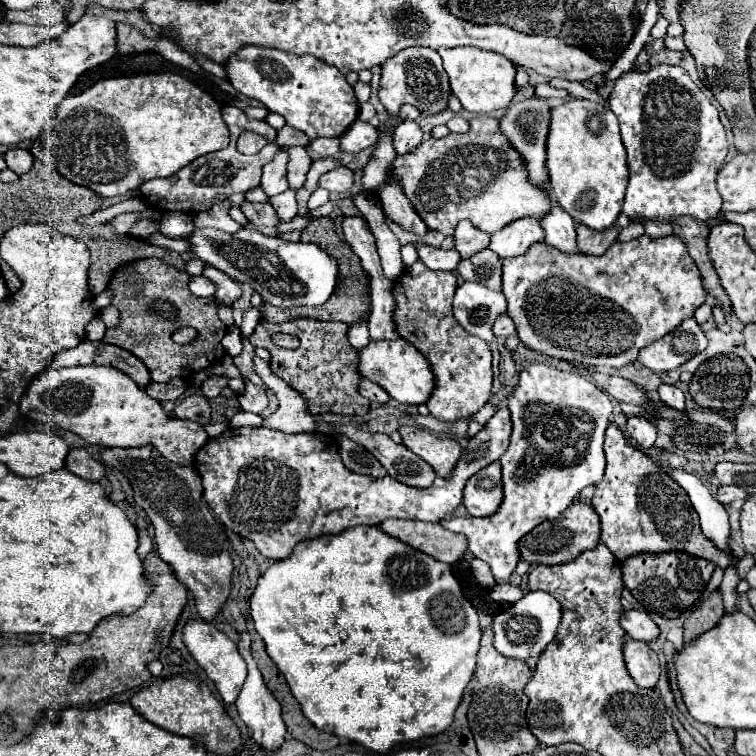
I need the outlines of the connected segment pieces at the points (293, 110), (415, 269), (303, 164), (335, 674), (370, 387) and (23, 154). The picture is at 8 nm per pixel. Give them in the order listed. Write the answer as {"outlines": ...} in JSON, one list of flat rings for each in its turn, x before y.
{"outlines":[[[244,46,232,58,228,58,224,62,224,68,226,68,230,84,240,94,254,98,254,100,260,100,270,112,284,116,288,126,292,126,300,132,306,132,310,138,340,136,358,116,358,100,354,96,352,86,348,86,346,78,338,72,338,68,332,68,332,66,316,60,316,56,310,56,310,54,296,56,296,54,288,54,284,50,276,50,276,48]],[[416,260,412,266,404,268,392,290,396,298,396,332,424,354,434,374,434,390,426,406,432,416,448,422,470,418,478,412,488,402,492,388,492,354,488,344,482,338,468,334,452,316,456,288,456,272,434,272,424,266,422,260]],[[304,146,288,148,288,154,290,154,290,160,288,160,288,184,290,184,290,190,298,192,306,182,306,172,308,172,308,168,312,164,312,158,308,156]],[[356,526,348,528,334,536,318,536,312,540,304,540,294,546,292,554,284,560,274,562,256,584,256,590,250,598,250,614,254,620,256,632,262,636,266,644,266,652,272,662,284,674,294,698,300,702,304,716,322,732,330,732,334,736,344,736,352,742,358,742,374,752,388,752,394,744,404,740,418,740,422,736,432,736,444,732,454,718,454,710,460,704,462,692,468,686,474,668,476,668,476,652,480,642,480,624,478,612,464,598,460,582,452,574,450,566,434,560,428,554,396,540,390,534,384,534,380,526]],[[362,380,362,382,358,384,358,392,360,392,364,398,368,398,370,402,380,402,380,404,384,404,384,402,390,400,390,396,388,396,378,384,374,384,374,382,370,382,370,380]],[[20,148,8,150,4,158,6,158,6,162,8,162,8,168,10,168,12,172,16,172,18,176,20,176,20,174,26,174,26,172,32,168,32,162,34,162,32,154,30,154,28,150,20,150]]]}

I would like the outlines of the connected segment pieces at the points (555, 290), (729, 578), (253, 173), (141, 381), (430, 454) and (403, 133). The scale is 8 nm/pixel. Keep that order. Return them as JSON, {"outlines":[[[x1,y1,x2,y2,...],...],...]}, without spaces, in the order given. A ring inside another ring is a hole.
{"outlines":[[[642,234,640,238,634,238,632,242,614,242,606,254,602,256,586,256,586,254,576,254,576,256,568,256,556,248,552,248,550,244,534,244,524,256,518,256,516,260,504,260,502,262,502,292,508,300,508,316,512,318,512,322,516,324,516,332,518,338,522,340,522,344,534,352,558,358,558,360,566,360,566,362,574,362,574,364,588,364,588,366,612,366,612,368,622,368,630,362,636,360,638,350,660,340,664,334,672,332,682,320,692,318,696,308,700,304,704,304,706,300,706,290,702,286,702,276,700,270,696,268,696,262,690,258,690,254,686,252,686,244,676,236,662,236,662,238,652,238,648,234]],[[730,566,730,568,726,568,724,570,724,580,722,580,722,584,720,584,720,592,722,592,722,598,724,598,724,608,726,608,726,612,732,612,734,608,736,608,736,592,734,592,734,588,736,588,736,584,738,584,738,574,736,574,736,570,734,570,734,566]],[[224,106,222,114,224,114,224,122,230,128,230,144,224,150,218,150,218,152,196,158,194,162,190,162,188,166,184,166,182,170,178,170,176,174,172,174,168,178,154,178,154,180,148,180,148,182,140,184,138,194,150,206,154,206,158,210,184,210,184,212,190,212,190,214,198,214,198,212,208,210,210,206,214,206,216,202,220,202,220,200,224,200,232,194,244,194,244,192,248,192,248,190,252,190,260,184,262,166,266,162,270,162,280,150,280,146,276,144,278,130,272,128,266,120,248,118,244,114,244,110,236,108,236,106],[244,130,254,130,268,140,268,144,254,156,244,156,236,150,236,140]],[[84,340,76,348,62,350,54,356,52,368,66,368,66,366,88,366,88,364,102,364,112,366,124,374,128,374,140,388,146,388,150,382,148,368,124,348,106,344,106,342,90,342]],[[400,428,402,440,416,456,426,460,438,476,450,476,456,460,462,454,462,448,452,438,438,438,424,428]],[[402,120,396,130,394,130,394,148,398,154,408,154,410,150,414,150,420,142,422,142,424,132,420,130,420,126,416,122,408,122]]]}

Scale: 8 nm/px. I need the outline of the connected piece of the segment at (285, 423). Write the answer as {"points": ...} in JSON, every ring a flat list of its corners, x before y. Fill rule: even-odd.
{"points":[[254,356,254,370,256,374,262,378,262,382,276,394,280,406,278,410,264,420,264,426,274,428,274,430,282,430,282,432,312,432,312,424,314,424,314,416,306,412,304,408,304,400,300,400,300,396,296,396,296,392,292,392,288,386,282,384,282,380,278,376,274,376,268,368,268,364,264,360,260,360,258,356]]}

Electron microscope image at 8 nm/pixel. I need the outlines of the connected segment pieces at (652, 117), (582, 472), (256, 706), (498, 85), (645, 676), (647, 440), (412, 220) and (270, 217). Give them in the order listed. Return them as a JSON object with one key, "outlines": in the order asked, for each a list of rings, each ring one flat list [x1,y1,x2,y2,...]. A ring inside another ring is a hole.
{"outlines":[[[654,66,650,72,632,70,616,80,615,89,608,97,608,105,620,122,630,172,622,212,630,220,672,220,684,214,704,222,712,220,722,206,720,194,716,190,716,174,726,158,728,142,724,126,718,118,718,110,692,82,688,72,680,66]],[[532,364,520,374,520,384,514,394,508,398,508,408,512,414,512,436,510,446,502,454,502,488,504,498,498,510,492,516,484,518,450,518,442,520,446,530,460,532,468,538,468,550,484,560,494,578,498,582,506,582,518,564,518,540,528,534,534,526,542,524,544,520,558,518,586,486,594,486,604,478,604,432,610,424,612,402,610,396,600,390,592,380,584,378,578,372,562,372,556,366,546,364]],[[240,632,240,634,238,634,238,652,240,652,240,656,246,660,246,664,248,664,248,678,246,678,244,686,242,686,242,692,240,692,238,700,236,700,236,708,238,708,238,714,240,714,242,722,244,722,248,728,252,728,254,740,256,740,262,748,266,748,266,750,276,750,276,748,286,740,286,726,284,726,284,722,282,722,282,718,280,718,280,704,278,704,278,700,272,696,272,692,266,688,266,684,264,684,264,680,262,680,262,674,260,674,260,670,258,670,258,666,256,666,256,660,252,658,250,644,252,644,252,638,248,636,248,632]],[[438,48,438,54,442,56,444,70,450,78,450,88,452,94,462,102,462,106,470,112,476,114,490,114,500,108,506,108,510,100,516,94,514,86,514,76,516,76,516,66,494,52,484,52,478,48]],[[628,638,624,642,624,662,632,680,642,688,654,688,660,676,660,662,646,642]],[[630,416,628,424,626,424,626,432,636,440,638,446,642,446,642,448,654,446,656,428,652,426,652,422,648,418,644,418,644,416]],[[398,178,394,180,388,180,386,186,380,188,378,192,378,198,380,198,380,204,384,208,384,214,386,218,394,220,396,224,400,224,402,228,422,236,426,234,428,226,422,222,422,218,416,214,414,206,410,204,408,196,404,194,402,190,402,182]],[[244,202,244,204,240,206,240,210,244,212,244,216,246,216,258,230,278,226,278,216,276,216,274,208,272,208,268,202,266,202,266,204,250,204,250,202]]]}

